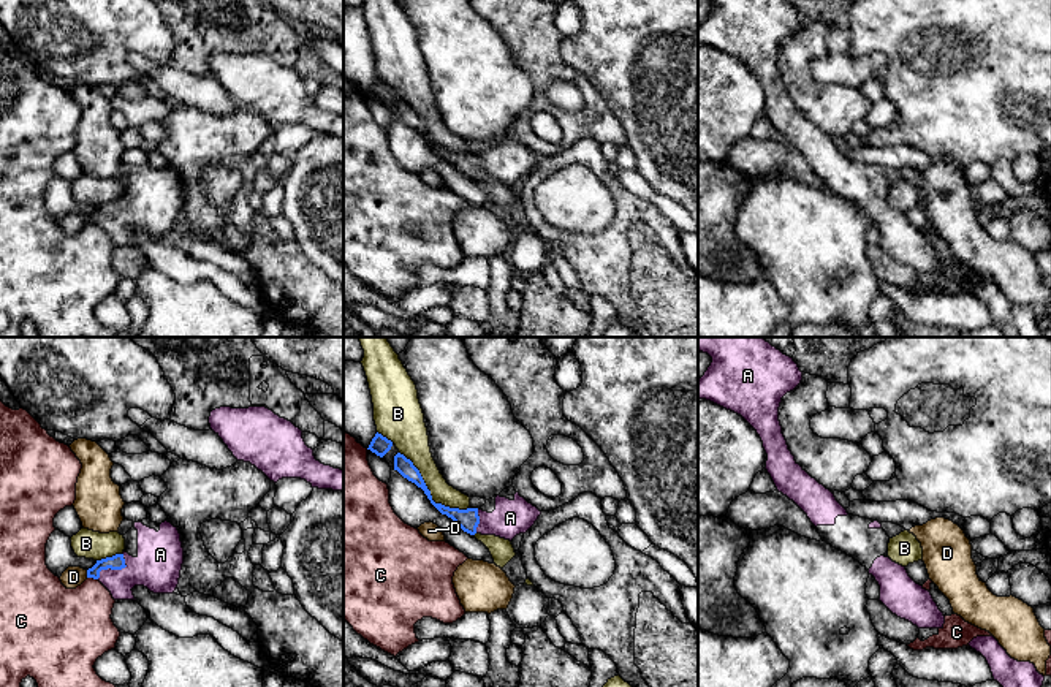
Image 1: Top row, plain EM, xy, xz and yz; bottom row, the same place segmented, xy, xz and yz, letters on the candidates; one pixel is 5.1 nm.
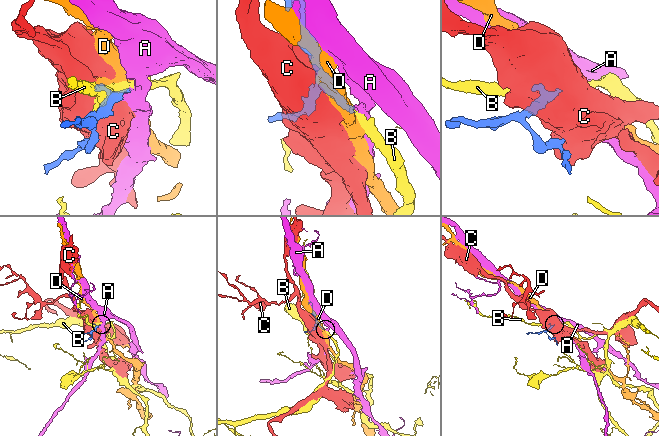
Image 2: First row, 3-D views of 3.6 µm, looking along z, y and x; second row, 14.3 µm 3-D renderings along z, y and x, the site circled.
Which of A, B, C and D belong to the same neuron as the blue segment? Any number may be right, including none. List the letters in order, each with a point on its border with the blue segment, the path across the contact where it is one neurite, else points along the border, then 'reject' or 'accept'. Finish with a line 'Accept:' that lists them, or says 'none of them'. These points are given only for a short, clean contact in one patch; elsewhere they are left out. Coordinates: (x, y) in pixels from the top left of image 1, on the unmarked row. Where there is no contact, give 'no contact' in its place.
A: contact xy (114, 214); way xy (116, 208), (114, 214), (146, 214), (160, 200); accept
B: contact xz (429, 138); reject
C: contact xy (92, 222); reject
D: contact xy (87, 219); reject
Accept: A

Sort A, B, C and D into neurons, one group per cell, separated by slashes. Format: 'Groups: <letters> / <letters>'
Groups: A / B / C / D

